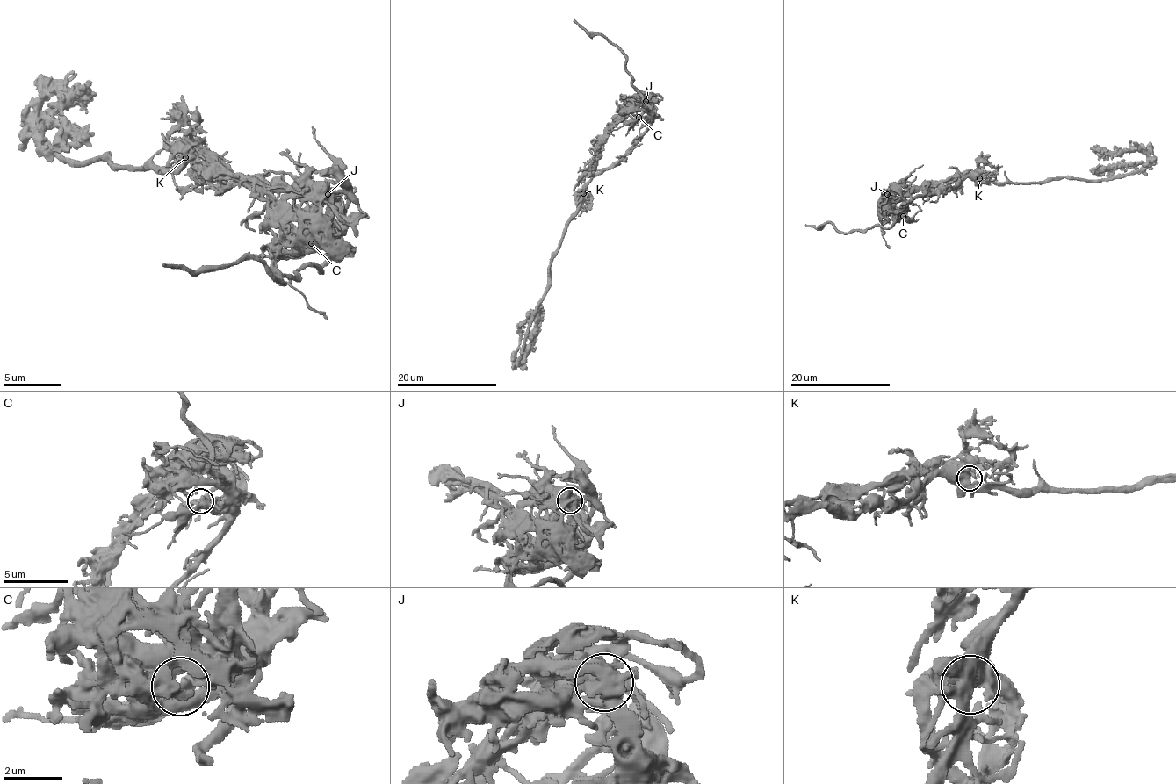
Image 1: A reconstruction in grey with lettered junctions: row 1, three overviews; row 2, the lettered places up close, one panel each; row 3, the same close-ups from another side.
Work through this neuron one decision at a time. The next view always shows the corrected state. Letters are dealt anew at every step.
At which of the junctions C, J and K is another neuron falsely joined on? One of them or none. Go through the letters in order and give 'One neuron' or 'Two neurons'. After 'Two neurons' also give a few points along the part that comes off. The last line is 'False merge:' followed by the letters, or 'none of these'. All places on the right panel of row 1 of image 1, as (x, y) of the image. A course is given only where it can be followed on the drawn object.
C: One neuron
J: Two neurons. Course of the part to remove: (887, 195), (890, 199), (897, 192), (943, 188), (977, 167)
K: One neuron
False merge: J

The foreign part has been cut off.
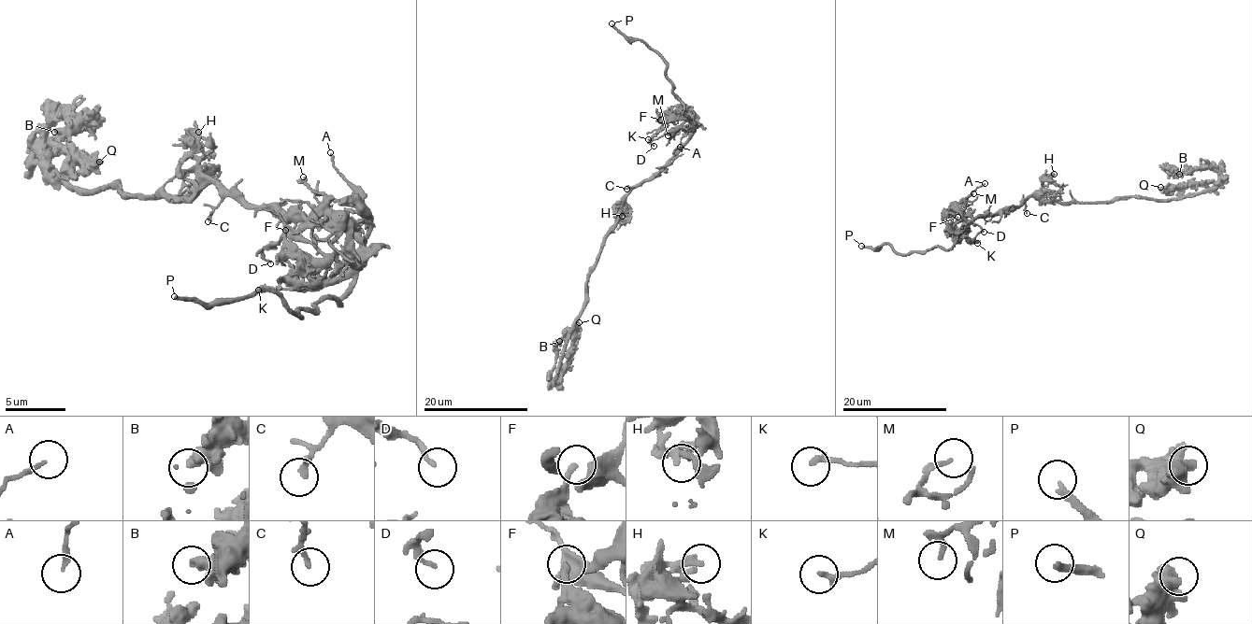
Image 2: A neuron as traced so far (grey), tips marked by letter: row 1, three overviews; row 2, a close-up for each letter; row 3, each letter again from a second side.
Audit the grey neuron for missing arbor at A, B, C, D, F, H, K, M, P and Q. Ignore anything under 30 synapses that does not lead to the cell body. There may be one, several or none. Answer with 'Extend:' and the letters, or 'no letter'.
Extend: P

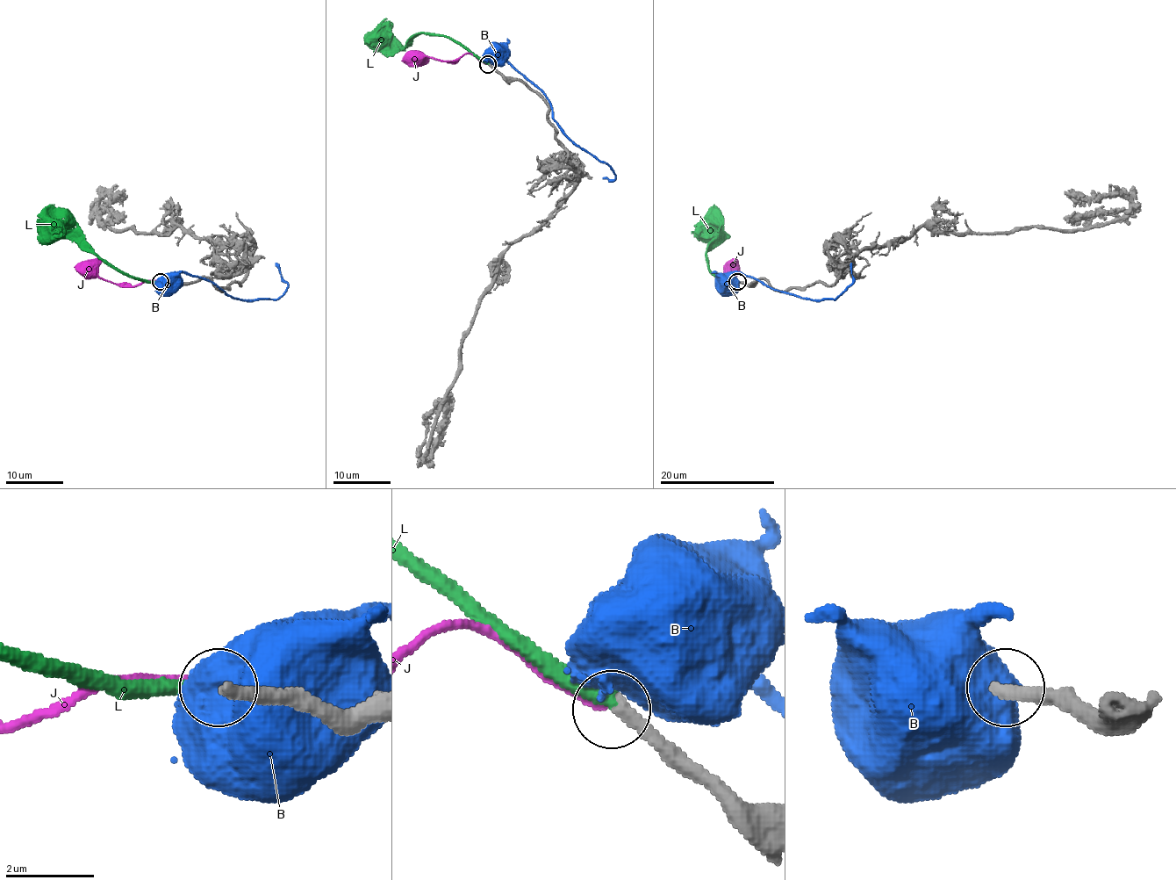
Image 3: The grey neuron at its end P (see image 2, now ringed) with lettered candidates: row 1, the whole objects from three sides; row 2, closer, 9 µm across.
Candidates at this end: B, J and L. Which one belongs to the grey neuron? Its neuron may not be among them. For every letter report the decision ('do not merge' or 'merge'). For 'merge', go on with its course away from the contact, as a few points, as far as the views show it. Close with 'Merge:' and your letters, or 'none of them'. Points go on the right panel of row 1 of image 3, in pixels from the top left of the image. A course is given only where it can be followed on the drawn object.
B: do not merge
J: do not merge
L: merge; course (736, 281), (726, 281), (709, 268), (706, 249), (723, 238), (723, 234), (713, 238), (709, 234), (710, 231)
Merge: L

